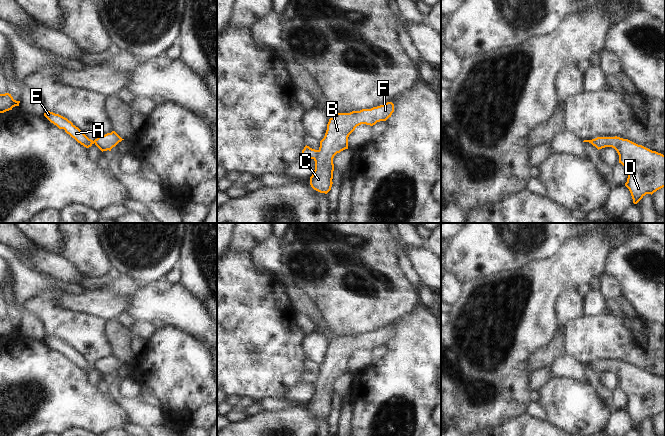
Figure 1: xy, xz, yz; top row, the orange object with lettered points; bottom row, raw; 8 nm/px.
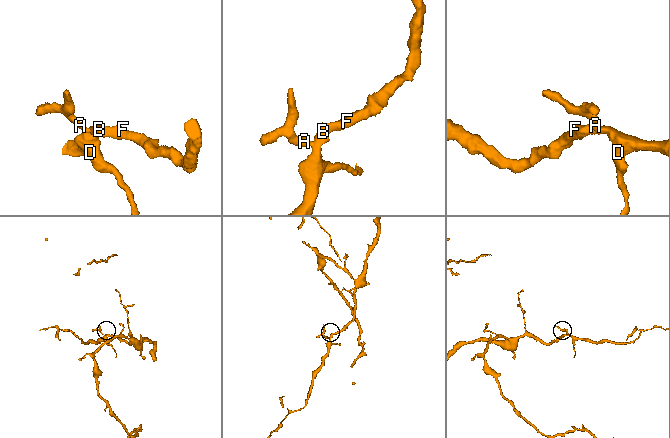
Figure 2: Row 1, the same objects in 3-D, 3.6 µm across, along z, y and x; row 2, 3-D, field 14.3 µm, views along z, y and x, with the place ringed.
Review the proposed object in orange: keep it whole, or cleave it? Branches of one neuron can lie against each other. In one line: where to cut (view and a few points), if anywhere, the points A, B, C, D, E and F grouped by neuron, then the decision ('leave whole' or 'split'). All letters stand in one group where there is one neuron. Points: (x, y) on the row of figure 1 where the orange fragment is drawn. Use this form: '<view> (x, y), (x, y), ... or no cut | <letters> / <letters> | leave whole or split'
xz (318, 150), (318, 153), (313, 158) | A E / B C D F | split

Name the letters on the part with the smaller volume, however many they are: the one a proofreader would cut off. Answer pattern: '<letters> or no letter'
A, E.

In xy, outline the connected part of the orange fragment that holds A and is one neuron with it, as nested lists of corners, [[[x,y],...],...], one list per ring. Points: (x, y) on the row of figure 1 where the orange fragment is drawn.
[[[46,111],[44,113],[44,116],[59,129],[64,129],[67,134],[69,134],[84,147],[89,148],[94,144],[93,140],[89,139],[78,127],[76,127],[67,118],[50,111]]]

